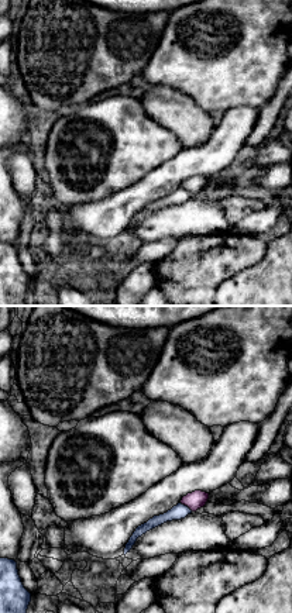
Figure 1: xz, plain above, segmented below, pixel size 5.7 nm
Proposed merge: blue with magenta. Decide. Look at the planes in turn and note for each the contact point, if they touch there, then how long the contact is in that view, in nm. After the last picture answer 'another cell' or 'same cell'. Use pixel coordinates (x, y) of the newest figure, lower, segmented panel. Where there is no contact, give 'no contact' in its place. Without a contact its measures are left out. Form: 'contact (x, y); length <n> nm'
contact (186, 506); length 90 nm

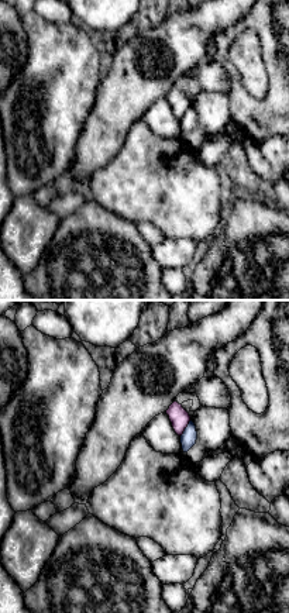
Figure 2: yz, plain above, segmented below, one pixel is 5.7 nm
contact (185, 429); length 110 nm

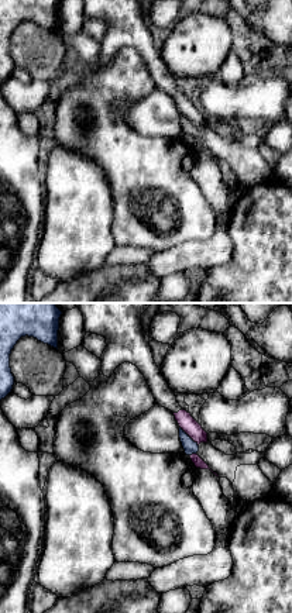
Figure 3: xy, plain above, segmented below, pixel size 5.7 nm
contact (188, 436); length 160 nm

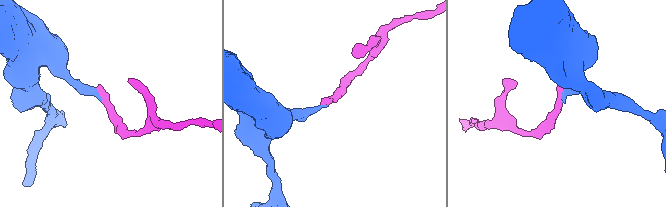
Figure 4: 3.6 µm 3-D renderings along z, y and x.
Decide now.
another cell

